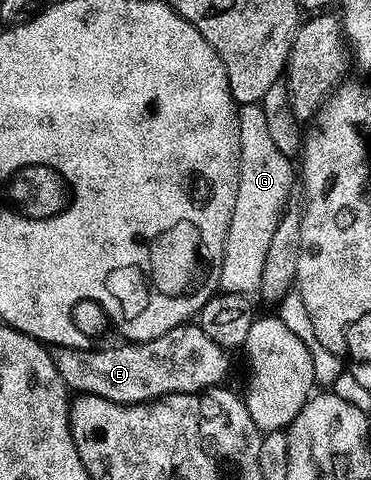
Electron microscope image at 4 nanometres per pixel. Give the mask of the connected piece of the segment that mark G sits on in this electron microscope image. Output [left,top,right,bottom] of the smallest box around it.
[217,104,297,295]

